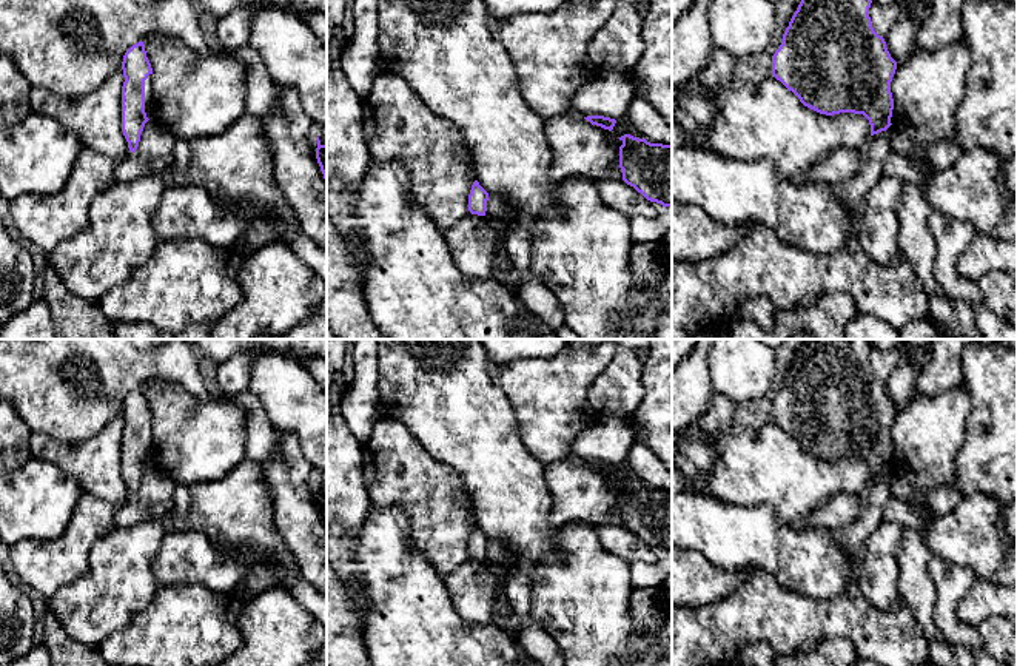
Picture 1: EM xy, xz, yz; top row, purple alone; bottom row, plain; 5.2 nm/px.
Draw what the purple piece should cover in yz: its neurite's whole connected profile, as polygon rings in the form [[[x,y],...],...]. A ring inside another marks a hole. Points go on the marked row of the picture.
[[[801,0],[772,56],[772,77],[804,106],[820,114],[863,114],[874,136],[892,125],[891,82],[897,62],[891,57],[884,39],[872,28],[871,3],[872,0]]]

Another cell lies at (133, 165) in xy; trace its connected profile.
[[[131,153],[128,157],[120,160],[114,170],[116,182],[125,182],[137,176],[146,176],[151,173],[165,173],[171,165],[173,156],[157,157],[157,159],[143,159],[136,153]]]

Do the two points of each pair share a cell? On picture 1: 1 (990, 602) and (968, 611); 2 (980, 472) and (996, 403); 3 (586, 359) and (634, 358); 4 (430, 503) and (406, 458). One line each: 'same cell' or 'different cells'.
1: same cell
2: same cell
3: different cells
4: same cell

